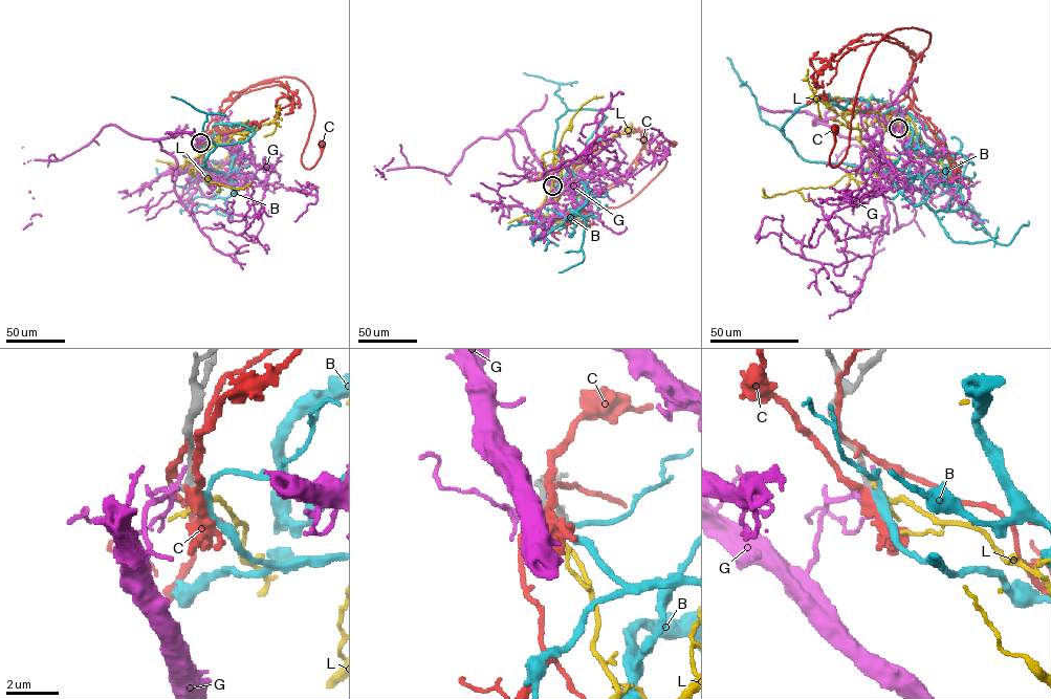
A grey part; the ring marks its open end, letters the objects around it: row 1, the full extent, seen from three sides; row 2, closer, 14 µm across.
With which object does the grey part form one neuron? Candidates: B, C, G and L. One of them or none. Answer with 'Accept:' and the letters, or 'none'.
Accept: B

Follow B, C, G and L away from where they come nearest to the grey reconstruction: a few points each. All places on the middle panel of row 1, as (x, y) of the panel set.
B: (551, 186), (587, 194), (554, 148), (556, 121), (598, 110), (605, 119), (555, 208), (576, 223), (598, 218)
C: (551, 186), (562, 179), (568, 193), (617, 208), (664, 168), (666, 159), (653, 152), (657, 146), (674, 144)
G: (551, 186), (579, 193), (556, 191), (523, 169), (540, 179), (575, 159), (596, 136), (596, 114), (621, 93)
L: (552, 186), (554, 197), (545, 200), (556, 161), (595, 152), (614, 134), (629, 131), (616, 135)

